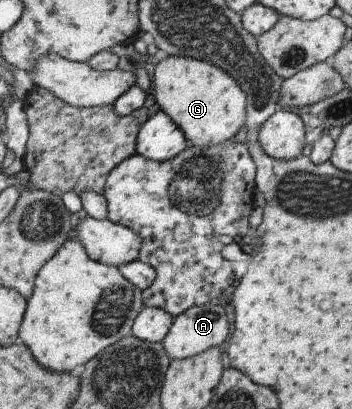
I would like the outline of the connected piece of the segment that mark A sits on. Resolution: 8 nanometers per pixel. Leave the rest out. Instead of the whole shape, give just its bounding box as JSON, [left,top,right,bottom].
[161,301,228,359]

